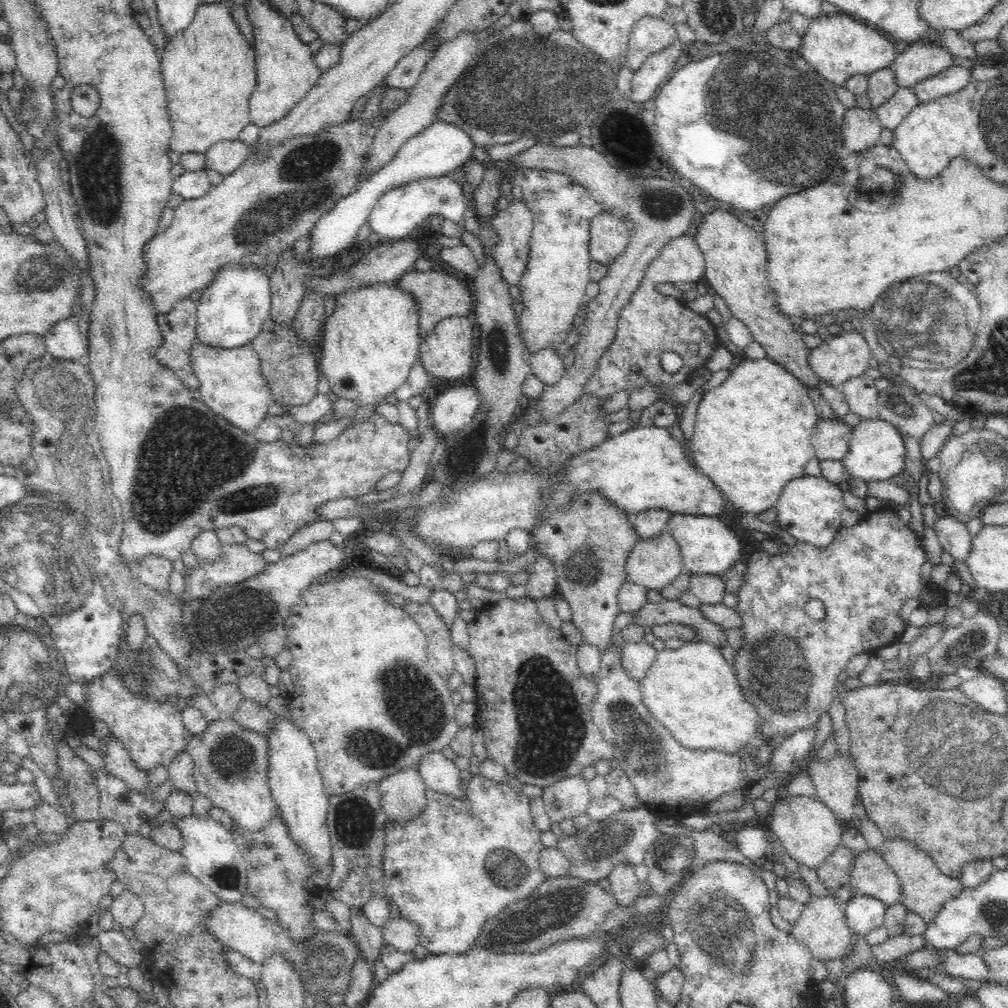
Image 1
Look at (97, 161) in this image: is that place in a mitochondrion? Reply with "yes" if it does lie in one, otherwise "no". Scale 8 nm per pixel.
yes

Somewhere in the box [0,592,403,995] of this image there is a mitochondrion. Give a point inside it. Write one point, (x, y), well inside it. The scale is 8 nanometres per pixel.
(37, 671)

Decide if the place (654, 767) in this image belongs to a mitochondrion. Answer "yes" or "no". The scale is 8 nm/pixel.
yes

